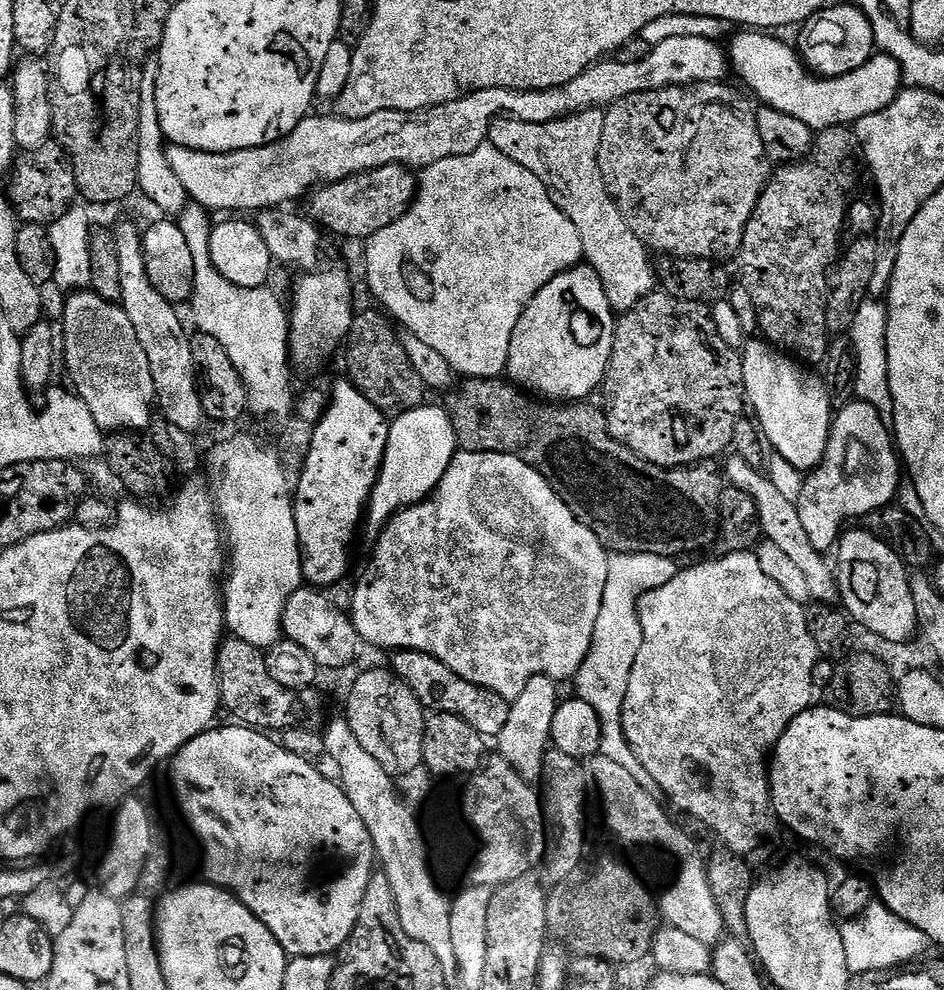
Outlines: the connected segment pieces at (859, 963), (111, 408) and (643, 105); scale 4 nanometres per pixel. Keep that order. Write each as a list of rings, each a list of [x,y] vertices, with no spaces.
[[[873,902],[862,910],[862,914],[854,920],[843,921],[839,925],[842,934],[842,946],[846,950],[846,966],[849,973],[868,972],[867,974],[883,974],[889,970],[908,966],[915,956],[924,952],[926,938],[922,930],[910,926],[902,918],[898,918],[884,904]]]
[[[76,290],[64,304],[64,332],[62,328],[62,364],[68,367],[68,376],[76,387],[75,395],[94,414],[94,422],[105,433],[115,434],[121,430],[144,430],[152,420],[152,408],[157,407],[154,374],[150,374],[150,358],[138,342],[138,334],[130,318],[126,318],[119,303],[107,300],[91,290]]]
[[[717,82],[714,84],[690,84],[687,86],[681,86],[679,88],[659,88],[658,90],[650,90],[649,92],[635,92],[634,94],[624,96],[620,100],[617,100],[615,104],[611,105],[611,107],[604,112],[602,142],[600,143],[600,149],[598,150],[598,166],[600,167],[600,173],[606,182],[609,194],[611,194],[611,196],[614,198],[614,202],[618,206],[618,210],[622,214],[622,218],[626,218],[626,226],[630,226],[630,230],[634,230],[634,234],[643,242],[645,248],[651,250],[653,253],[664,252],[660,254],[663,254],[668,258],[679,258],[682,260],[714,260],[717,262],[724,262],[724,259],[726,259],[727,256],[735,257],[740,251],[746,226],[750,222],[750,218],[758,206],[758,198],[761,196],[761,194],[763,194],[764,187],[768,185],[768,181],[770,179],[770,161],[768,155],[766,154],[766,150],[762,146],[762,137],[758,135],[756,108],[754,107],[753,101],[749,99],[747,95],[744,95],[745,97],[739,96],[734,89],[727,88],[726,85],[727,83],[724,82]]]

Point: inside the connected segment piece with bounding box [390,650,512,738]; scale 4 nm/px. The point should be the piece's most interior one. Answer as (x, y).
(438, 689)

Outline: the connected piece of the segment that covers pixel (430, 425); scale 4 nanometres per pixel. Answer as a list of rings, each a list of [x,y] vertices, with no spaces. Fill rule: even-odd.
[[[428,407],[401,412],[391,421],[380,476],[366,509],[366,528],[372,534],[380,533],[400,509],[426,499],[436,489],[438,482],[442,482],[450,462],[456,456],[458,445],[452,417],[443,407]]]

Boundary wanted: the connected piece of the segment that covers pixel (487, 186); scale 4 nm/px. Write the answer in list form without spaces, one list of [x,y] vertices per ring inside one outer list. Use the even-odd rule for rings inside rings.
[[[487,142],[478,146],[478,150],[470,154],[458,158],[442,158],[442,162],[434,162],[434,166],[423,169],[418,176],[416,199],[408,208],[408,212],[402,214],[390,226],[386,226],[386,230],[378,230],[378,234],[368,237],[366,247],[368,249],[364,252],[364,260],[368,263],[368,288],[376,295],[377,302],[381,304],[377,305],[403,331],[414,334],[414,337],[426,342],[431,349],[438,350],[438,353],[446,358],[454,373],[474,380],[495,380],[505,375],[514,326],[518,326],[518,318],[522,318],[534,294],[538,294],[538,290],[542,290],[546,282],[550,282],[558,274],[570,268],[575,268],[584,260],[582,238],[578,238],[578,230],[574,222],[570,222],[570,218],[566,218],[566,214],[558,210],[558,206],[550,198],[543,182],[534,178],[534,174],[530,174],[526,166],[518,166],[514,158],[506,158],[502,150],[498,150],[493,144]]]

